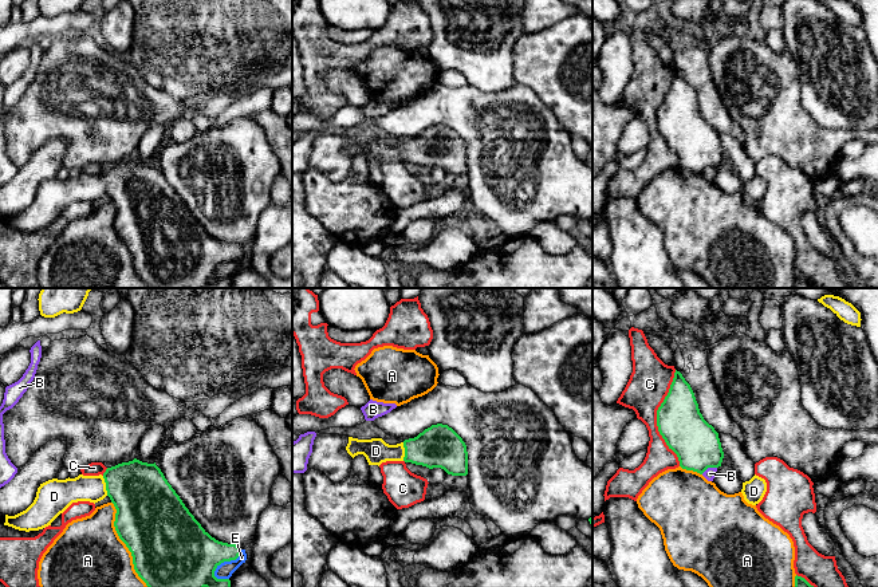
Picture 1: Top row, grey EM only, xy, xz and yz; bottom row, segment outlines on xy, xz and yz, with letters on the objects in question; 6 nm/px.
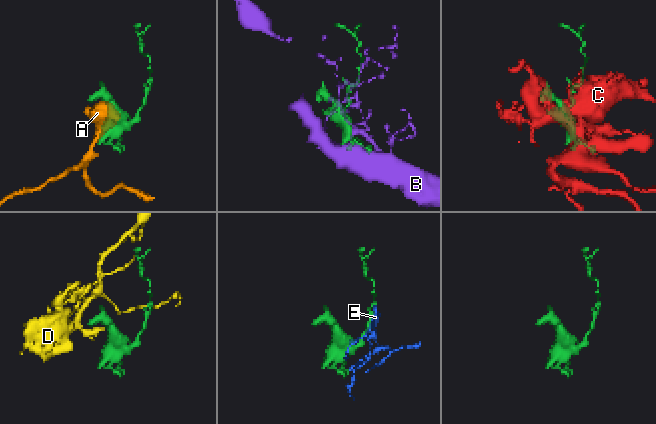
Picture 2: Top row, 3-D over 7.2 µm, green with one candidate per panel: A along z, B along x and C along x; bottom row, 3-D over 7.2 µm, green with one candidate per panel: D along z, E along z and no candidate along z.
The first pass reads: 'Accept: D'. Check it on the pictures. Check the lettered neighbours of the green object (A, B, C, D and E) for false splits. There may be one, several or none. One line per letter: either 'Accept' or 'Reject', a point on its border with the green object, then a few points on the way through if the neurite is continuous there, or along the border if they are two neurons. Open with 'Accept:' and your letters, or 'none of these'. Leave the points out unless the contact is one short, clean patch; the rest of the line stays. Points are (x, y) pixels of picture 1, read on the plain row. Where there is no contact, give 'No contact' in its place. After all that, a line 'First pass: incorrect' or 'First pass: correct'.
Accept: D
A: Reject. Touches green at xy (125, 243)
B: Reject. Touches green at yz (708, 166). Boundary: yz (716, 166), (708, 166), (701, 173)
C: Reject. Touches green at yz (657, 118)
D: Accept. Touches green at xy (106, 185). Path across: xy (144, 199), (130, 185), (106, 185), (83, 188)
E: Reject. Touches green at xy (224, 260)
First pass: correct

